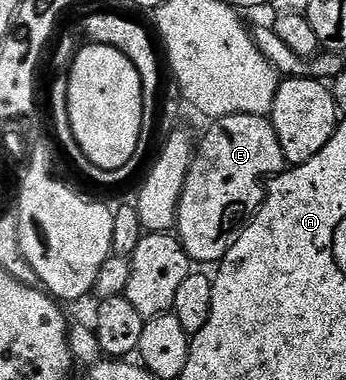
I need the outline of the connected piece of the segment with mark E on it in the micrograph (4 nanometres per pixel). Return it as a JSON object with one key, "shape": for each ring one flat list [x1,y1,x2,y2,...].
{"shape":[[230,115,218,117,198,141,192,166,178,203,175,232,193,262,223,261,238,235,264,204,266,182,283,173,286,162,278,135,268,117]]}

